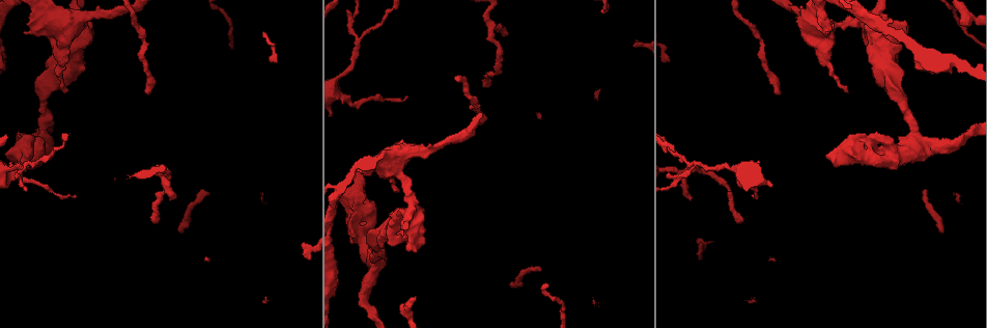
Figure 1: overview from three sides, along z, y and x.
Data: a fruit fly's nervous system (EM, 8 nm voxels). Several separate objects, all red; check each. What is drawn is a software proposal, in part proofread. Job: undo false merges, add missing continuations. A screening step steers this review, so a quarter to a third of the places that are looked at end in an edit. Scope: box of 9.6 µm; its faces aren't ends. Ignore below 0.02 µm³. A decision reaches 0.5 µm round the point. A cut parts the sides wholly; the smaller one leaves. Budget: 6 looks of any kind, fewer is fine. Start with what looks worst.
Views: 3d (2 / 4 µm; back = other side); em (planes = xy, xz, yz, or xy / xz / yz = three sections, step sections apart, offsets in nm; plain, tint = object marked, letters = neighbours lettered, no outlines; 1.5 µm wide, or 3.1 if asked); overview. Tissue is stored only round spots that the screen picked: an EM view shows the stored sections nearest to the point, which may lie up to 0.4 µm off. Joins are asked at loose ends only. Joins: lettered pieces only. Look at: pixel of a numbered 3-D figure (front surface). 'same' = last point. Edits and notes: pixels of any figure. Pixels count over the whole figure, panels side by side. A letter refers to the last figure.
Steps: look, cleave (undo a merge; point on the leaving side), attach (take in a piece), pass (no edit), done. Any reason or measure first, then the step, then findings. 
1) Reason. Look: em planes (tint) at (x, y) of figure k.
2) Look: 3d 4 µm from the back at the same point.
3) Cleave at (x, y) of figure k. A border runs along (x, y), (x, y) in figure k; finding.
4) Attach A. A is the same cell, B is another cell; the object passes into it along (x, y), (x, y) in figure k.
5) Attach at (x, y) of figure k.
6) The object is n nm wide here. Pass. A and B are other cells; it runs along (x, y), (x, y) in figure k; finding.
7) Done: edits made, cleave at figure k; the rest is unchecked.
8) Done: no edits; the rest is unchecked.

An open end. Look: em xz step 4 (letters) at (75, 196) of figure 1.

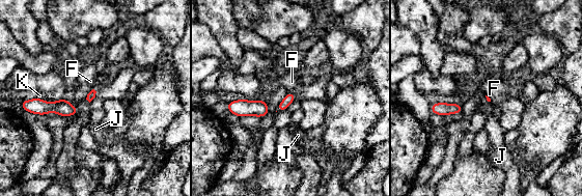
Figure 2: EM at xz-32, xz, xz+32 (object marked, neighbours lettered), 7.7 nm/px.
Another direction. Look: em planes (letters) at the same point.

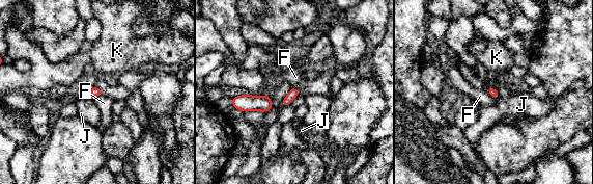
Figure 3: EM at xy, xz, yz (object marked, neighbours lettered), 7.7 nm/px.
The object is 70 nm wide here. Pass. F, J and K are other cells; a border runs along (291, 86), (295, 86), (300, 93) in figure 3; none of them fits.

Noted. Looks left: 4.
An open end. Look: em planes (letters) at (360, 173) of figure 1.

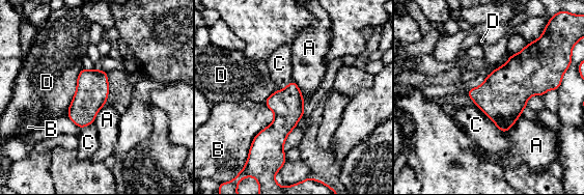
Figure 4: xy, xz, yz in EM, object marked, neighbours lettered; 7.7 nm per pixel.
Pass. A, B, C and D are other cells; a border runs along (293, 79), (303, 98), (304, 104) in figure 4; none of them fits.

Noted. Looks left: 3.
Thin neck. Look: em planes (letters) at (729, 188) of figure 1.

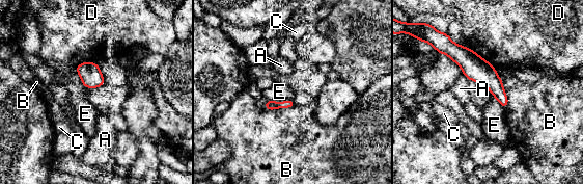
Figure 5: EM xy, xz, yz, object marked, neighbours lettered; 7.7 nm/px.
The object is 60 nm wide here. Pass. A, B, C, D and E are other cells; it runs along (455, 51), (497, 89), (505, 104) in figure 5; continuous, no second neuron.

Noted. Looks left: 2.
Done: no edits; the rest is unchecked.

